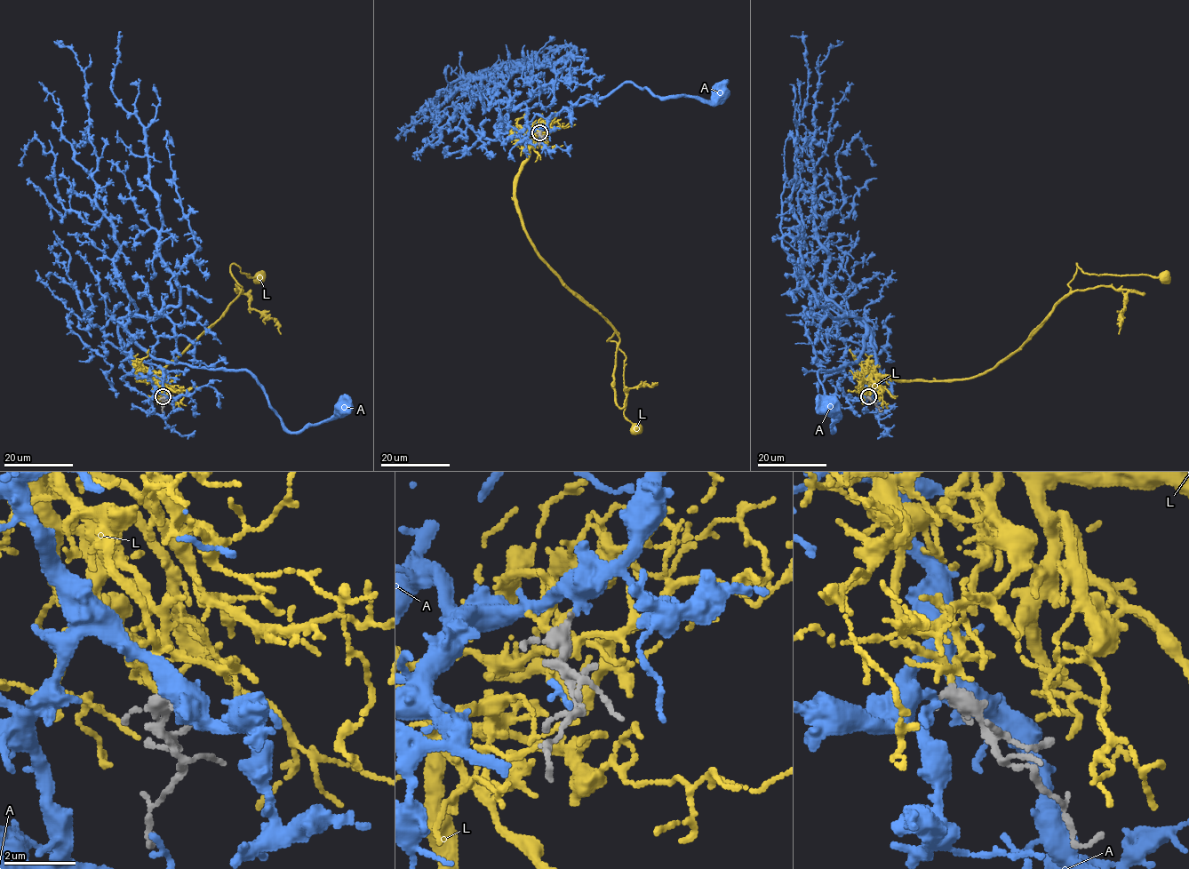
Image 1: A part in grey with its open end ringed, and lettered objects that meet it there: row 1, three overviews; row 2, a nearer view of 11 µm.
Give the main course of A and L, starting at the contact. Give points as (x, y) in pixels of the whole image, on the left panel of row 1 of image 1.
A: (164, 397), (131, 362), (119, 325), (156, 359), (245, 370), (291, 432), (329, 420), (343, 408)
L: (163, 397), (151, 375), (139, 380), (176, 359), (240, 292), (230, 265), (237, 265), (249, 277), (261, 278)

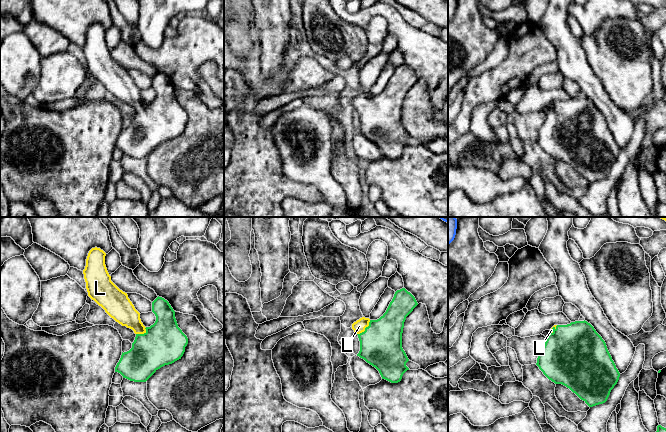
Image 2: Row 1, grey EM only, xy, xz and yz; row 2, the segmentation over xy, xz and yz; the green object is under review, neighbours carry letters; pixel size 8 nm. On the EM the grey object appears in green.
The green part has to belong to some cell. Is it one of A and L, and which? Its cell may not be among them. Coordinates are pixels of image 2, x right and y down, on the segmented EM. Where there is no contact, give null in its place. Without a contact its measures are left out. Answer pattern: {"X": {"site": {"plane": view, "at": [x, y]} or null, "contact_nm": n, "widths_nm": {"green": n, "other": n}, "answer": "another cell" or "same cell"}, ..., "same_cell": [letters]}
{"A": {"site": null, "answer": "another cell"}, "L": {"site": {"plane": "xz", "at": [365, 329]}, "contact_nm": 160, "widths_nm": {"green": 340, "other": 100}, "answer": "same cell"}, "same_cell": ["L"]}

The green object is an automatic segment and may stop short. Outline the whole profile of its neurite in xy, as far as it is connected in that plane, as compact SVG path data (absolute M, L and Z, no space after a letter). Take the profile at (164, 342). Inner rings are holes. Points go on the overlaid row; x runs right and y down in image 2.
M97 247L88 253L83 270L88 296L116 322L136 334L132 348L122 352L115 372L130 381L146 382L161 367L181 359L188 338L178 327L169 302L159 296L152 302L156 321L145 327L127 293L111 281L105 256L106 253Z

